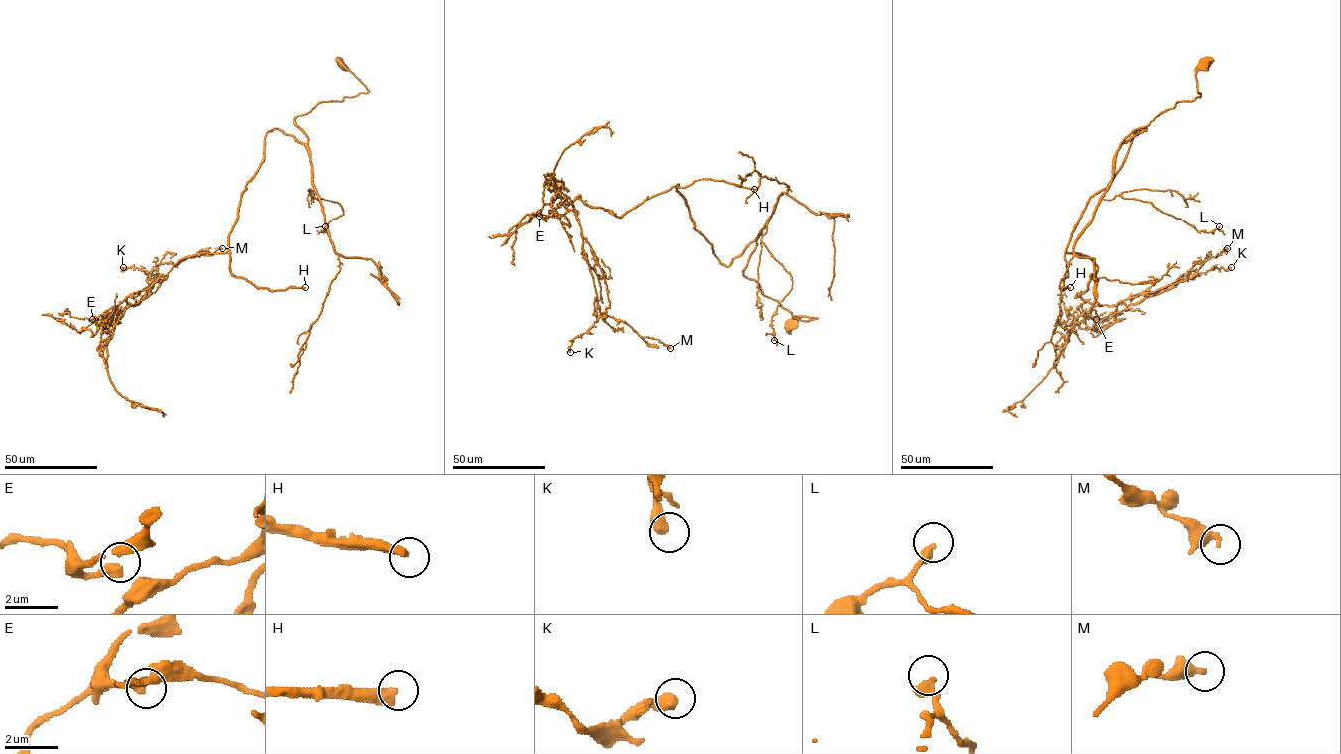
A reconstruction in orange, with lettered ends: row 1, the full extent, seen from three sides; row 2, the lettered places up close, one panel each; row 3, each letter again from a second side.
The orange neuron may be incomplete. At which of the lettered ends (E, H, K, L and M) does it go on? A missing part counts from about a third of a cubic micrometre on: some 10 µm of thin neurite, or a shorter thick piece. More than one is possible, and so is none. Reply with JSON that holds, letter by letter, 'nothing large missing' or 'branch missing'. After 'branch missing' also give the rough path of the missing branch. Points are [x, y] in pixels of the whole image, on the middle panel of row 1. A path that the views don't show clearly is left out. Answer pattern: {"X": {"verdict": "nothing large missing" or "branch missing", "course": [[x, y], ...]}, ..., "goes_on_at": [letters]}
{"E": {"verdict": "branch missing"}, "H": {"verdict": "branch missing"}, "K": {"verdict": "nothing large missing"}, "L": {"verdict": "nothing large missing"}, "M": {"verdict": "nothing large missing"}, "goes_on_at": ["E", "H"]}

